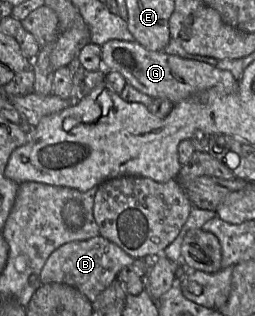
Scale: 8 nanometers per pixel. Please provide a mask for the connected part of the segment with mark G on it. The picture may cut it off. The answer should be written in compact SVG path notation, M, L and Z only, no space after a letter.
M117 39L107 41L101 46L101 61L102 67L106 71L116 71L120 73L125 78L126 82L138 91L149 95L153 99L166 98L173 105L217 85L221 85L226 93L234 93L238 89L238 81L228 70L221 70L218 69L216 65L212 66L197 60L184 59L179 56L170 55L164 51L150 51L136 41L128 42Z

